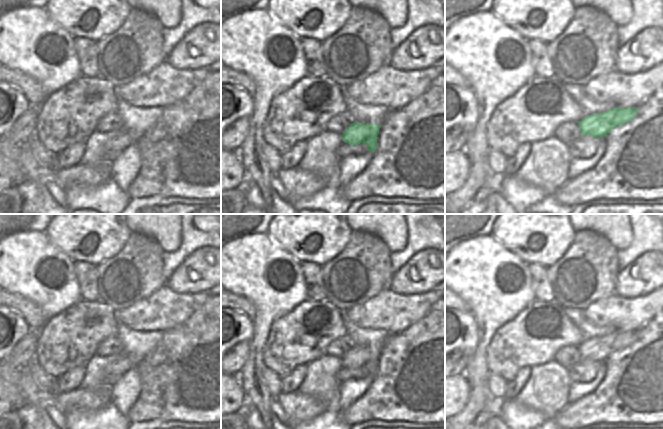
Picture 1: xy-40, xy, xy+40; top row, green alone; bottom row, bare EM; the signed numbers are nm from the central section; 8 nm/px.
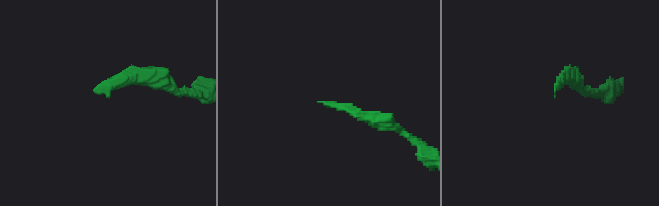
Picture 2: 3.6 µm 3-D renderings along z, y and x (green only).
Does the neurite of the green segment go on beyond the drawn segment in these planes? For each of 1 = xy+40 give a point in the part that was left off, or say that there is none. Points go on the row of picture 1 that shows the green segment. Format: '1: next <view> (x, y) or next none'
1: next none

